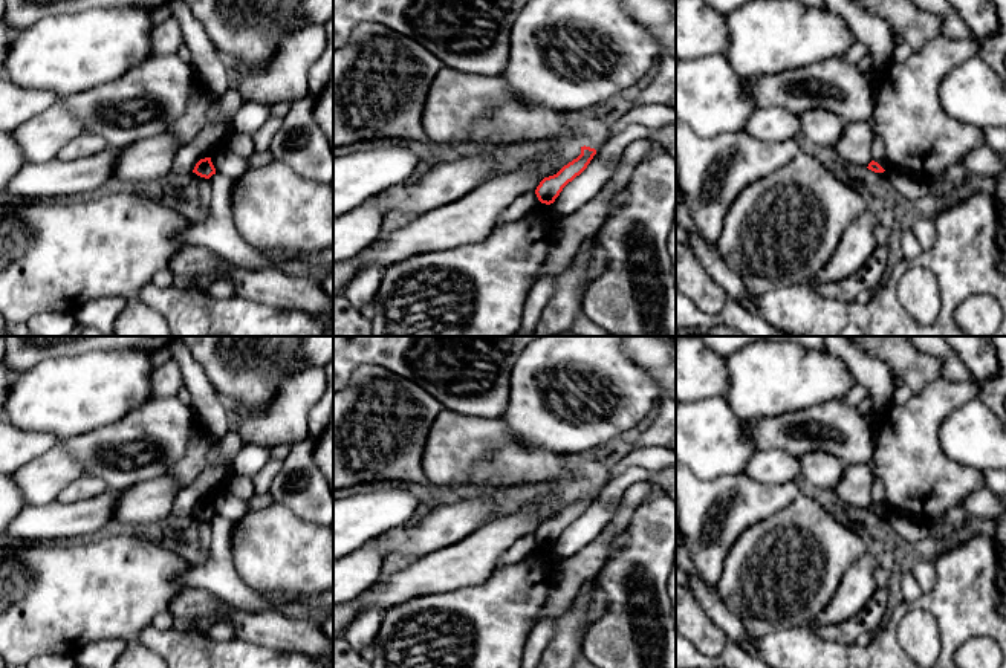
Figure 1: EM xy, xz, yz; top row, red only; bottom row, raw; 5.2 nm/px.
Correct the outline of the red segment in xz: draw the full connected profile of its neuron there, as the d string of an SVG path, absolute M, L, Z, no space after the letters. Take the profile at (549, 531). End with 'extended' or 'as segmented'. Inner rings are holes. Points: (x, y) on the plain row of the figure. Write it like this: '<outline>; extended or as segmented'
M581 489L581 497L576 501L564 507L557 517L540 524L535 532L538 543L546 547L553 546L563 530L587 511L595 497L595 491Z; as segmented

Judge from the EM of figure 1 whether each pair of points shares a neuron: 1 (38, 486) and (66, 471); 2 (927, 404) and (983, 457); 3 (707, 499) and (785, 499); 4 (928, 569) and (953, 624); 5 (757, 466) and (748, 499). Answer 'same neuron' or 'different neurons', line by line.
1: same neuron
2: different neurons
3: same neuron
4: different neurons
5: different neurons

